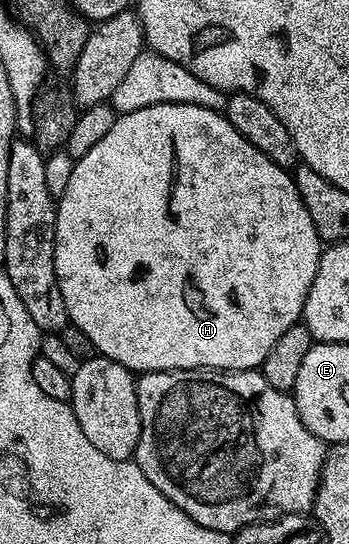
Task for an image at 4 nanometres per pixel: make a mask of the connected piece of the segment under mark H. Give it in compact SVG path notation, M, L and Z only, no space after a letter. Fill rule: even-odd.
M154 104L150 108L138 108L138 112L119 115L114 128L110 128L110 132L106 132L106 136L102 136L102 140L98 140L98 144L94 144L94 148L90 148L90 152L86 152L86 156L75 159L74 172L70 172L70 184L66 184L66 192L62 192L62 196L56 203L54 272L58 280L58 288L62 292L62 300L66 304L69 323L82 328L82 332L86 332L86 336L90 336L90 344L94 344L99 357L114 360L133 372L147 372L149 370L254 370L263 367L266 352L270 352L270 348L274 348L278 336L282 336L282 332L286 332L286 328L295 326L301 321L306 296L310 292L310 284L314 284L314 272L318 272L321 249L322 243L314 228L314 220L310 220L310 212L306 208L306 204L302 204L302 196L298 196L295 177L285 167L274 164L274 160L270 160L270 156L258 152L258 148L254 148L254 144L250 144L250 140L246 140L246 136L242 136L242 132L238 132L238 128L234 128L234 124L230 124L230 120L225 118L221 111L198 108L194 104Z

